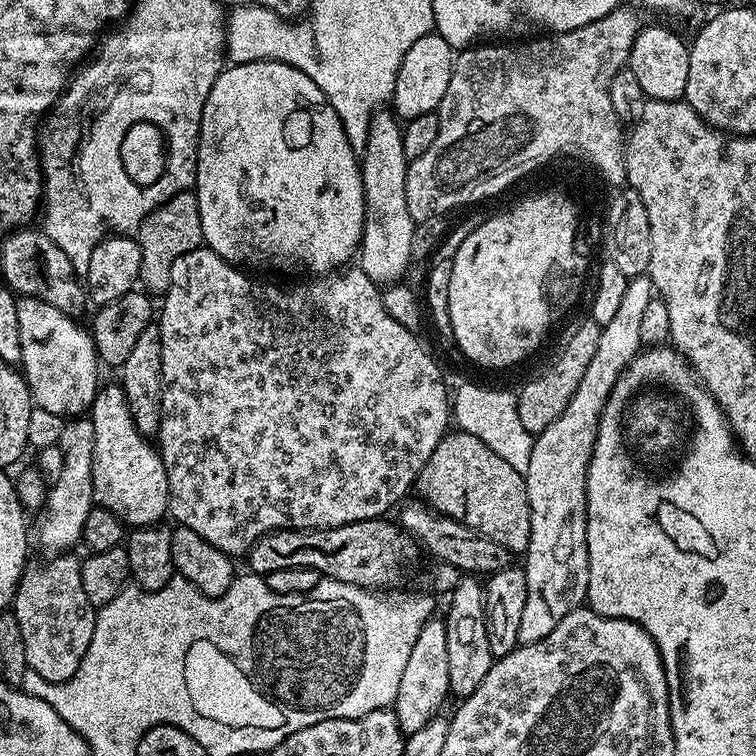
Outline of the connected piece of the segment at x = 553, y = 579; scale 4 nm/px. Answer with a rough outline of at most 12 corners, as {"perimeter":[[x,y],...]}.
{"perimeter":[[628,281],[566,410],[523,472],[530,542],[518,645],[588,599],[586,474],[600,415],[641,351]]}

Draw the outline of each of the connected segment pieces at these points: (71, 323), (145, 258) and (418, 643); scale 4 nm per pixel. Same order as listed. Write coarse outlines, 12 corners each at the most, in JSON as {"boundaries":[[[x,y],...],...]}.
{"boundaries":[[[17,299],[32,403],[76,418],[98,381],[87,327]],[[195,191],[139,221],[139,283],[163,294],[174,262],[205,243]],[[446,626],[418,630],[394,711],[406,734],[449,699]]]}

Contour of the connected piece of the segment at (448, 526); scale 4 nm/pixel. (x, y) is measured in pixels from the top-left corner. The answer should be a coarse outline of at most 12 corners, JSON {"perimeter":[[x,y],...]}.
{"perimeter":[[419,498],[398,523],[423,551],[464,574],[513,567],[502,542]]}

